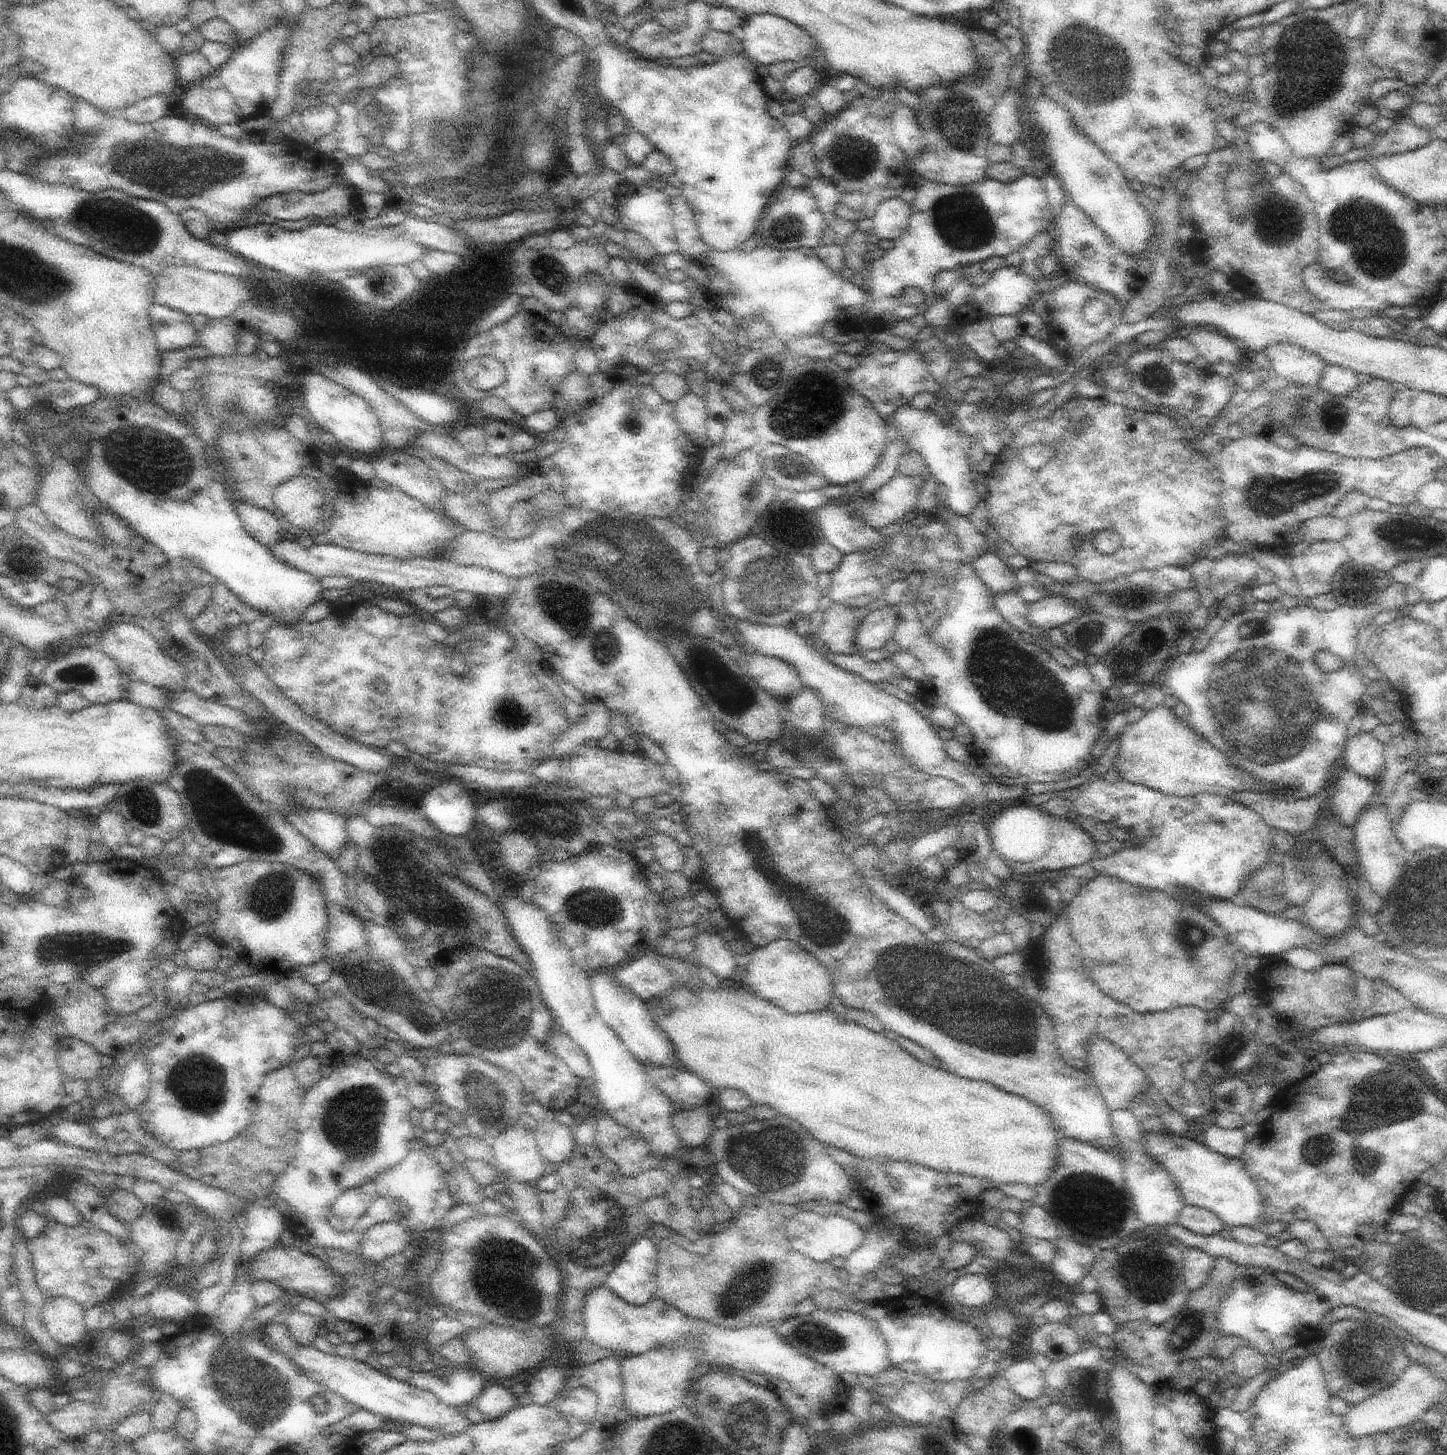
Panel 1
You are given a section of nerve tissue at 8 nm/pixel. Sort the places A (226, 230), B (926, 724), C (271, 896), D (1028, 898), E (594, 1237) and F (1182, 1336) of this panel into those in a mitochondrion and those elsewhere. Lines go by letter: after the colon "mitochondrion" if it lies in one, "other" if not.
A: other
B: other
C: mitochondrion
D: mitochondrion
E: mitochondrion
F: mitochondrion

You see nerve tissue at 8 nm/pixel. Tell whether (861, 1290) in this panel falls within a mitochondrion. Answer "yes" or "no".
no

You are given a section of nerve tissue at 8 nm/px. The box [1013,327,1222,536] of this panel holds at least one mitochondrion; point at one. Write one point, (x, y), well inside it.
(1160, 381)

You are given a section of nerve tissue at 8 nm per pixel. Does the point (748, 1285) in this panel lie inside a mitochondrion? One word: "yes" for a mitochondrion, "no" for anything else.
yes

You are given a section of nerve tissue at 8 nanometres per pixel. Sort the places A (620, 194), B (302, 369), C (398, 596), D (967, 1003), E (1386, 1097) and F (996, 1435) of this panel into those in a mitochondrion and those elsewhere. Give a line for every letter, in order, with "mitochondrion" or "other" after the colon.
A: other
B: other
C: other
D: mitochondrion
E: mitochondrion
F: mitochondrion

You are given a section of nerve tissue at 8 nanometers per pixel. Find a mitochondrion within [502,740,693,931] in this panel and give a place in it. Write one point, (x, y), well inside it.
(595, 907)

